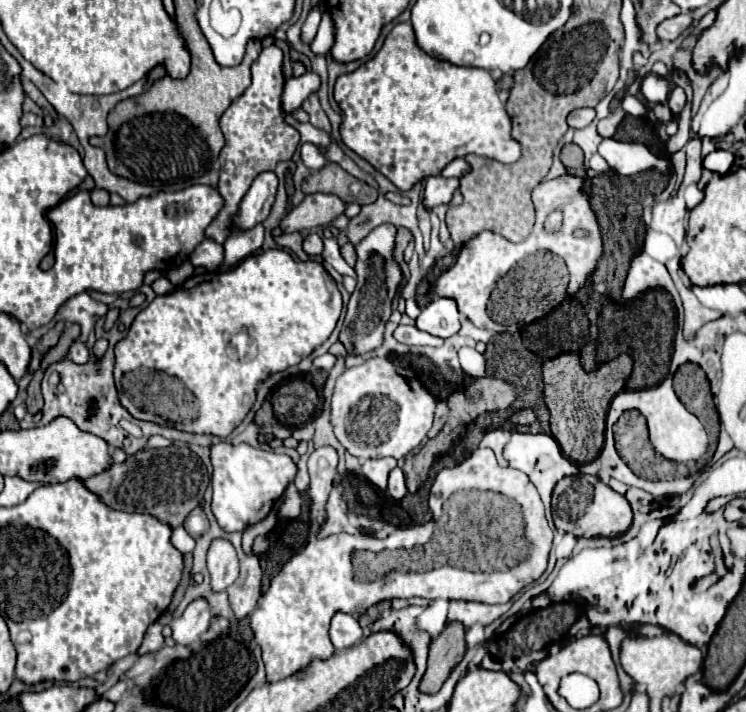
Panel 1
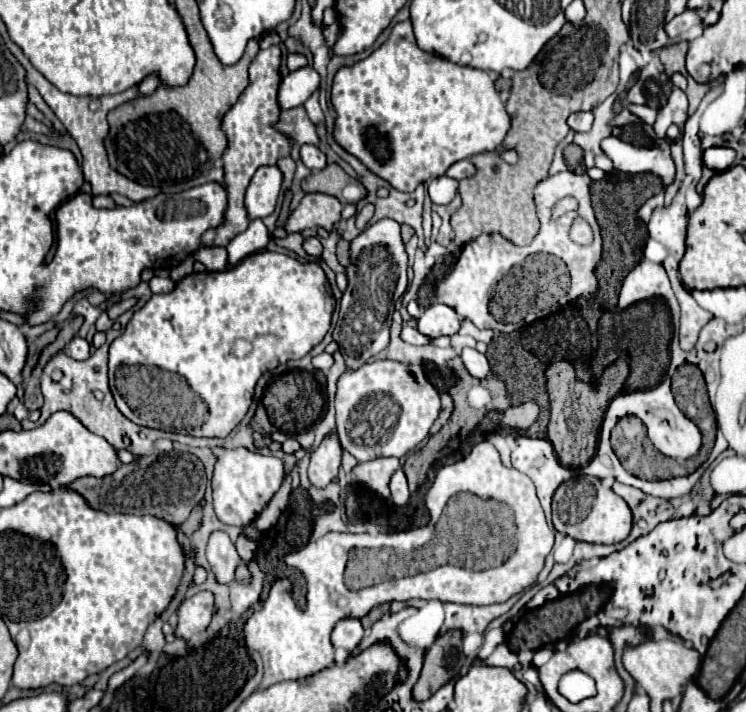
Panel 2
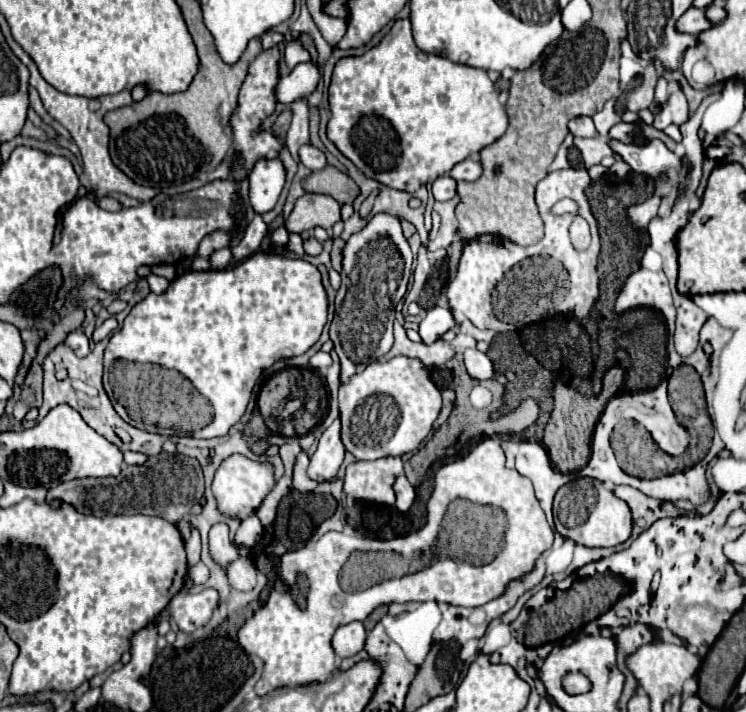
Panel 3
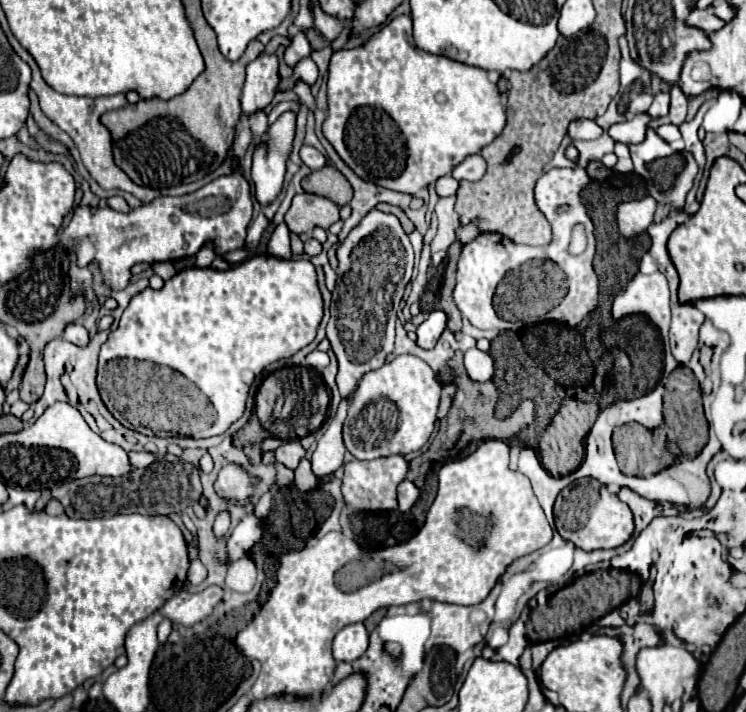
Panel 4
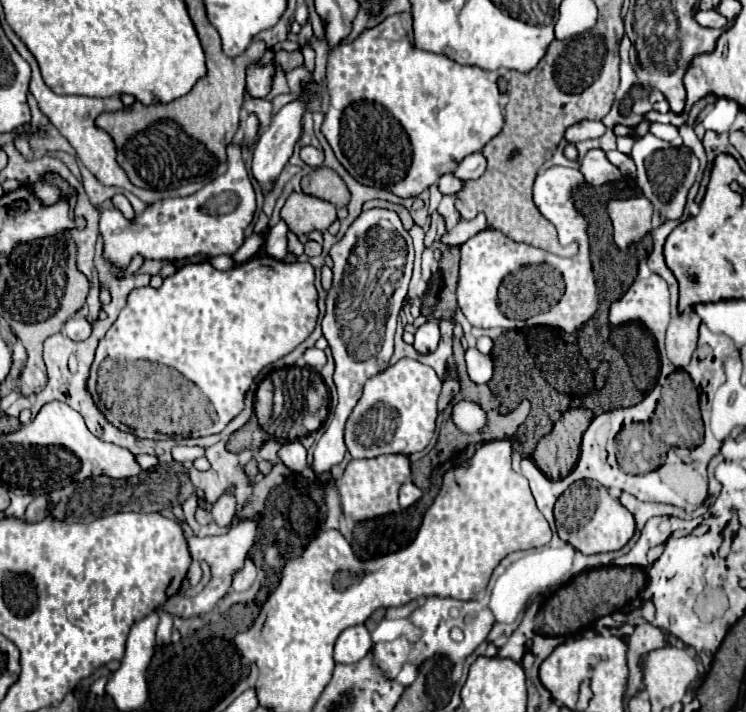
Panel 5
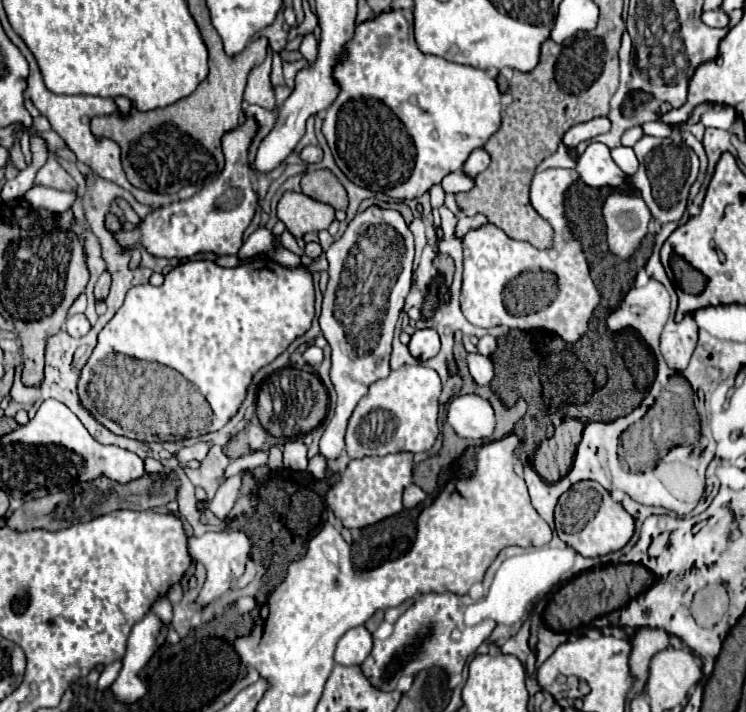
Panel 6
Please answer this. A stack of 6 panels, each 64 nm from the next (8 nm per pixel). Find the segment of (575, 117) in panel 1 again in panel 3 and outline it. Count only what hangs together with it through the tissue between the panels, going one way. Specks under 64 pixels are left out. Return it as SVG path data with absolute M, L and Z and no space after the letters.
M578 116L578 118L572 118L568 122L568 128L574 136L584 136L584 138L590 138L596 134L596 128L594 128L594 122L590 116Z

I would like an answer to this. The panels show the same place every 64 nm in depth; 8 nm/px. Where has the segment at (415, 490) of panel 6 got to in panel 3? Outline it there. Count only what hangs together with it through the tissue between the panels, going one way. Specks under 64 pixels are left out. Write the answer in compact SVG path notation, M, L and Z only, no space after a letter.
M400 474L400 476L396 478L396 482L394 482L394 494L396 494L396 504L394 504L394 506L396 506L400 512L406 512L406 510L412 506L416 492L414 492L414 488L410 486L410 482L406 480L404 474Z

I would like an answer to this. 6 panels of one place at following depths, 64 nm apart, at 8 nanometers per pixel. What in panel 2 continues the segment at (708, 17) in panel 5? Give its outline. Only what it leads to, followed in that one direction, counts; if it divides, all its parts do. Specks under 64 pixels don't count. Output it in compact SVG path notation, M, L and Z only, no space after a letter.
M686 10L680 16L672 18L668 24L664 24L664 30L668 32L668 38L678 38L680 34L688 32L692 26L702 26L702 18L694 10Z

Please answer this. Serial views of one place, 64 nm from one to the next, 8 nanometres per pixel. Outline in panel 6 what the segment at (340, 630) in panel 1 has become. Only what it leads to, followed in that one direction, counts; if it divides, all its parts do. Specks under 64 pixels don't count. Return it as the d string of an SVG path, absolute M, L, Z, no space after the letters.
M364 626L350 628L338 642L334 660L342 666L356 666L366 660L372 650L372 636Z

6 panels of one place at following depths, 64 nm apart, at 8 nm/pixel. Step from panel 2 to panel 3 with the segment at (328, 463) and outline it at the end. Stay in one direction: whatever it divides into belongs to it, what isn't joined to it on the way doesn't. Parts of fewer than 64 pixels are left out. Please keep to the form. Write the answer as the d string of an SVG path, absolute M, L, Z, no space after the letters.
M334 420L328 430L324 430L316 452L310 456L308 476L316 482L328 482L336 478L338 468L344 460L344 444L340 440L340 420Z

